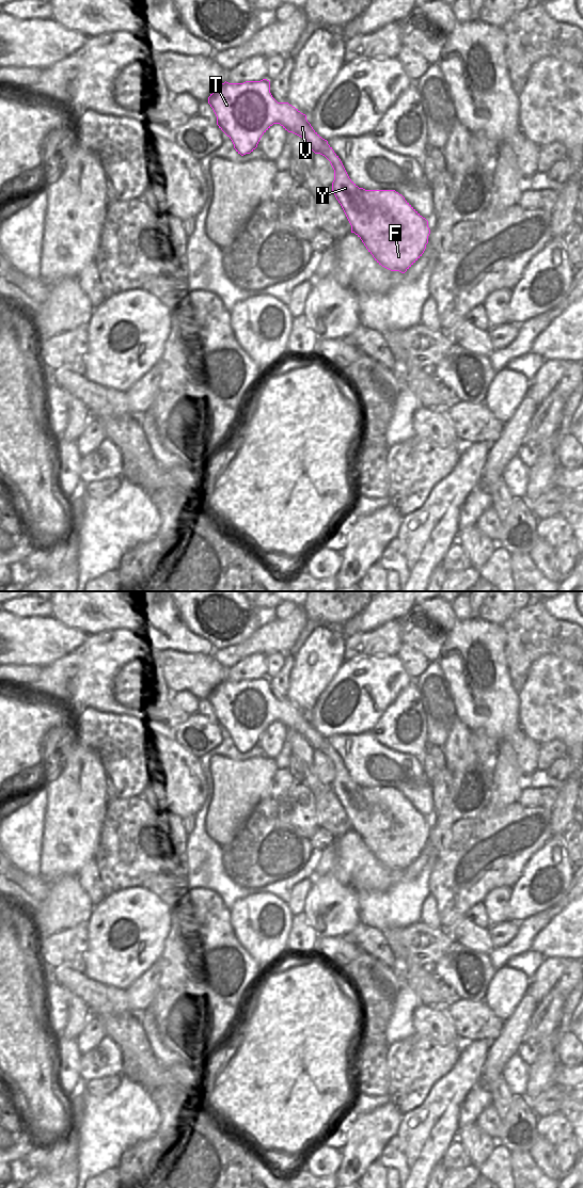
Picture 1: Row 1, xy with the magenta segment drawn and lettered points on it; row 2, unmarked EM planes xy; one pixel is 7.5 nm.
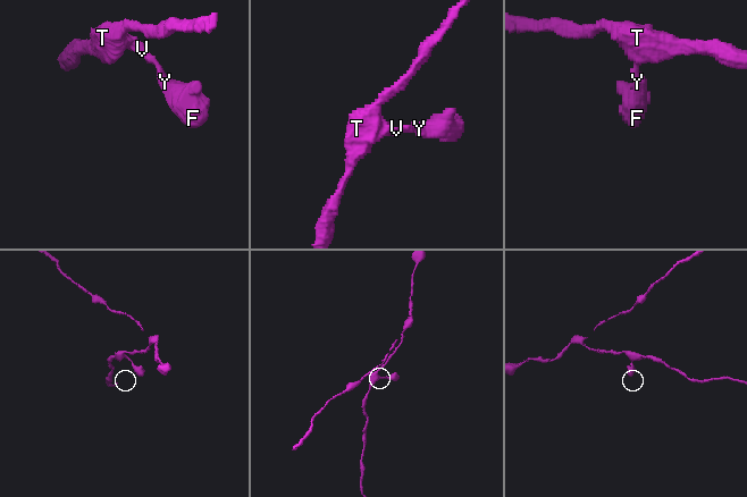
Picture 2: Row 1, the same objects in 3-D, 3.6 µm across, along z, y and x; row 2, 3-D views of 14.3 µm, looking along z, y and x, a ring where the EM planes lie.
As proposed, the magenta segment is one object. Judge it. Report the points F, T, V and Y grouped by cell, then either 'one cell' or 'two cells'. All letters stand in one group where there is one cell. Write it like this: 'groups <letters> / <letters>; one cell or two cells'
groups F T V Y; one cell

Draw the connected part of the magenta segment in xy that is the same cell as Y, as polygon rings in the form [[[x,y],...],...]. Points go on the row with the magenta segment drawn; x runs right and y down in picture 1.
[[[270,81],[224,82],[208,97],[208,104],[217,116],[217,125],[232,140],[241,156],[253,152],[262,136],[273,125],[280,124],[288,132],[301,137],[315,153],[325,156],[334,170],[332,192],[341,204],[354,233],[364,243],[375,260],[391,271],[405,273],[424,253],[430,229],[423,218],[395,190],[365,190],[359,188],[348,176],[341,159],[328,141],[311,126],[306,115],[288,102],[278,102],[270,93]]]

